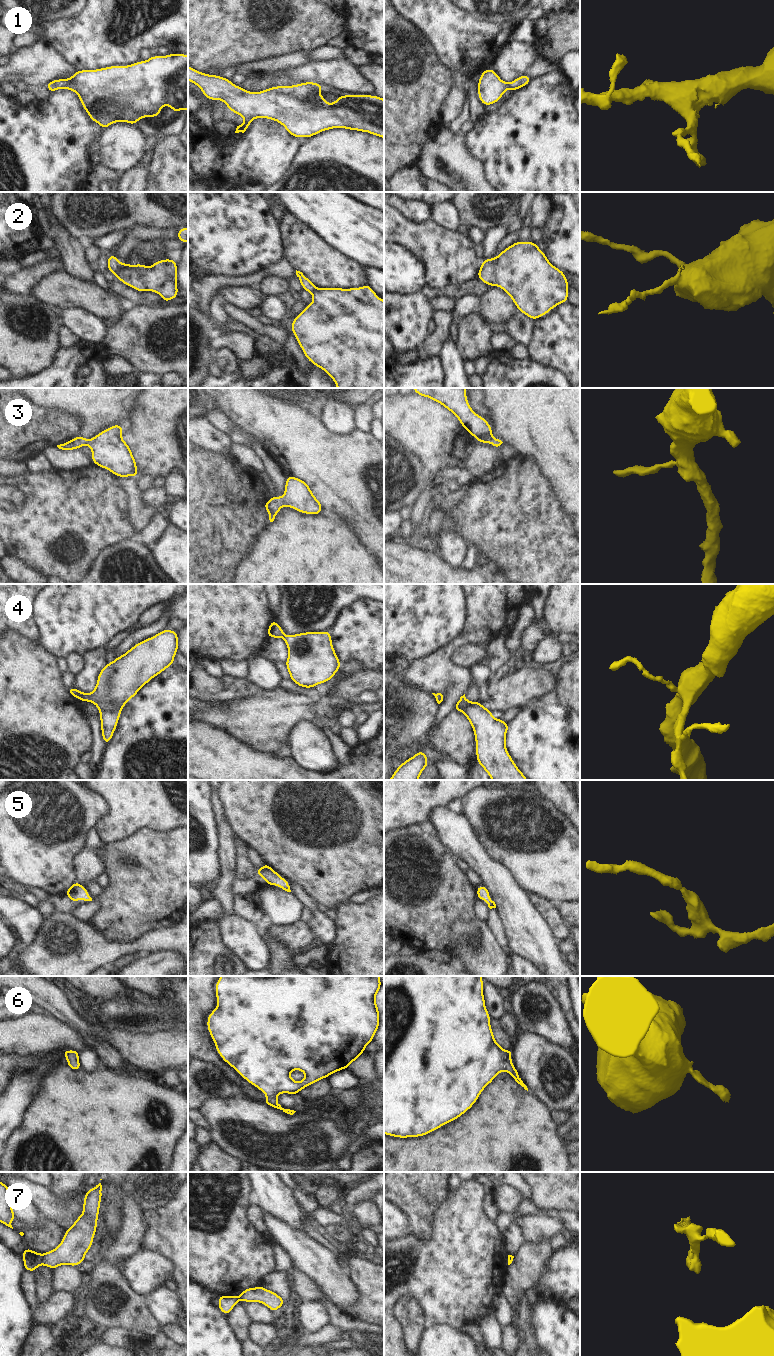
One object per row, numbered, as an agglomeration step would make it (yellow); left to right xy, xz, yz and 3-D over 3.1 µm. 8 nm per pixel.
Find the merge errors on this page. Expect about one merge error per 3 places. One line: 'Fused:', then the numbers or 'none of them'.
Fused: 2, 7

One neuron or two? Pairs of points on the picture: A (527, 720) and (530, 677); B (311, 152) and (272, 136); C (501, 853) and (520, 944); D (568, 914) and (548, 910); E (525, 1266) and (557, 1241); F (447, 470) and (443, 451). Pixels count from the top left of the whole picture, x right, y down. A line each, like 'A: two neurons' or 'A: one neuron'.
A: two neurons
B: two neurons
C: two neurons
D: two neurons
E: two neurons
F: two neurons

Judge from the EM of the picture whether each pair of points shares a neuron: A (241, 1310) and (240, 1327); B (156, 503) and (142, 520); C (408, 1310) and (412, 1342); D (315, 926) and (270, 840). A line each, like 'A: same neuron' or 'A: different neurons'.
A: same neuron
B: different neurons
C: same neuron
D: different neurons

